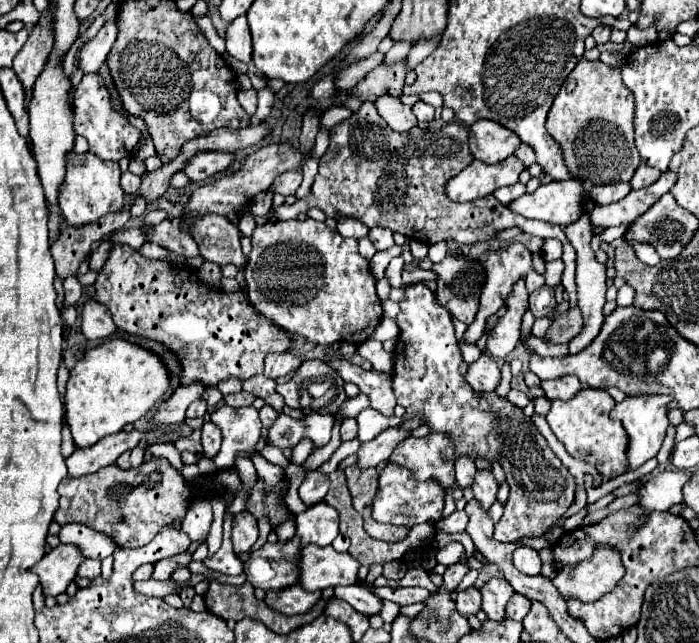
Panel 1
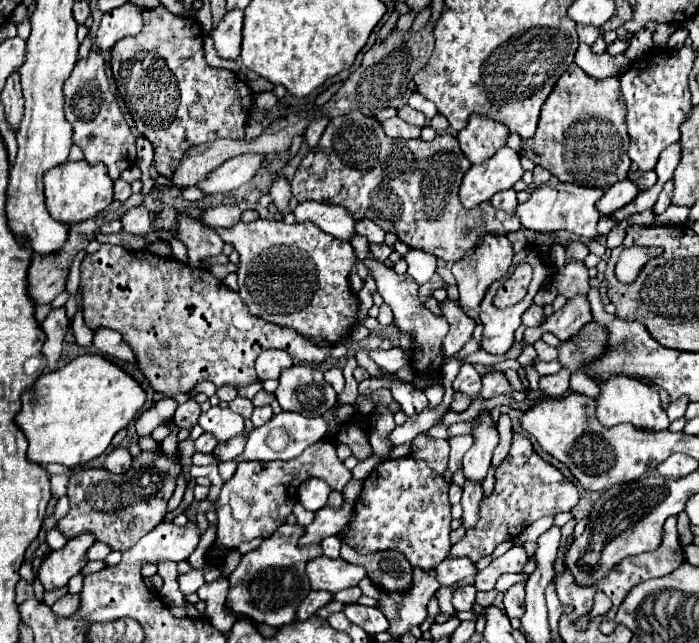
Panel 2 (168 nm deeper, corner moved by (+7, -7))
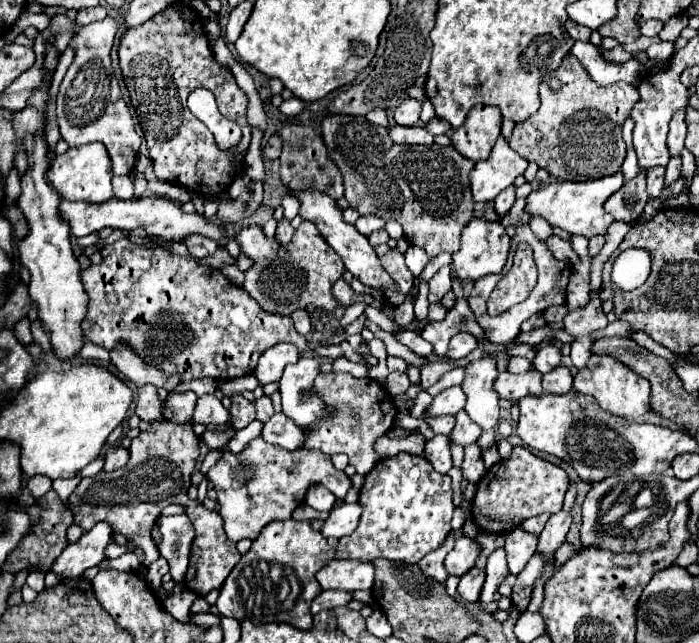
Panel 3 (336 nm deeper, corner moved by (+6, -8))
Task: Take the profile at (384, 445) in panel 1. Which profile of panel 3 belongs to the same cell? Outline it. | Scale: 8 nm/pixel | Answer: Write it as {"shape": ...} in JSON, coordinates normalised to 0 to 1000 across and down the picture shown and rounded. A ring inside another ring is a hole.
{"shape":[[[645,600],[622,616],[614,644],[617,647],[637,647],[637,644],[654,644],[665,631],[665,613],[660,610],[660,600]]]}

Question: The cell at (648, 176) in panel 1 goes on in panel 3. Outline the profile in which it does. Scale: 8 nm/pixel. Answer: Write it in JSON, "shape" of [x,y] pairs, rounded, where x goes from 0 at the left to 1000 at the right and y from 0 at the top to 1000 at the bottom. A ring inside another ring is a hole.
{"shape":[[[940,258],[940,261],[928,261],[926,264],[926,299],[928,305],[943,305],[946,302],[946,292],[948,292],[948,274],[951,274],[951,261],[948,258]]]}

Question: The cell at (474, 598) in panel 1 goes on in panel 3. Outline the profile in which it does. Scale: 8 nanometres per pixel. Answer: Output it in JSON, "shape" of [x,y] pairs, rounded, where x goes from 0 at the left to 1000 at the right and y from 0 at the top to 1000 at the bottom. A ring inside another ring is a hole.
{"shape":[[[674,883],[665,896],[660,896],[660,905],[657,905],[654,918],[657,918],[662,933],[682,936],[685,924],[688,924],[688,914],[691,914],[691,905],[694,905],[694,886]]]}

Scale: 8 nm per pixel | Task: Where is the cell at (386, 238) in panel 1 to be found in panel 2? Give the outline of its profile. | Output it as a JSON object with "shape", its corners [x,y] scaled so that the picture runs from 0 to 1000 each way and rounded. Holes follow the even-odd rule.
{"shape":[[[526,341],[509,347],[509,362],[518,365],[518,369],[524,369],[526,378],[541,378],[541,381],[549,378],[549,365],[552,365],[544,353],[538,353],[538,350],[535,350],[532,344],[526,344]]]}

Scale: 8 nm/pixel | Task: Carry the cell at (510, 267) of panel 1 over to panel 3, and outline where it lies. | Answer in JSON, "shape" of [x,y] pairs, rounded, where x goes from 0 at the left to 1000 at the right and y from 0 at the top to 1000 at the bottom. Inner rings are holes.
{"shape":[[[674,342],[660,364],[660,386],[648,395],[651,429],[657,435],[682,435],[697,426],[711,426],[720,420],[728,392],[728,367],[717,345],[697,345],[697,342]]]}

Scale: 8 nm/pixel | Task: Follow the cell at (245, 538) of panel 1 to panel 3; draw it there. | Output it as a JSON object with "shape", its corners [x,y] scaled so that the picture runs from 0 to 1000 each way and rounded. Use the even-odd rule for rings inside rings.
{"shape":[[[368,678],[342,706],[333,706],[325,697],[316,697],[316,703],[316,712],[293,740],[308,753],[313,799],[319,802],[322,827],[330,843],[348,837],[365,840],[379,815],[391,809],[413,809],[419,790],[433,784],[436,765],[445,753],[468,756],[482,778],[491,778],[502,759],[496,737],[479,731],[474,709],[456,700],[428,697],[425,703],[408,703],[408,697],[391,697],[391,691]]]}

